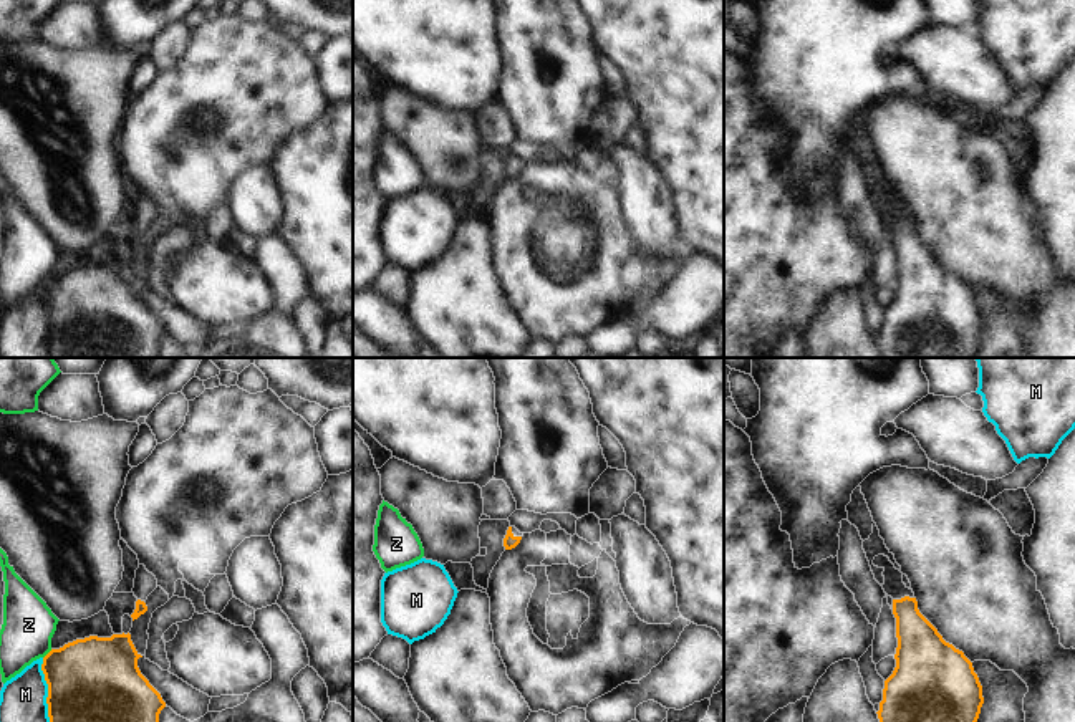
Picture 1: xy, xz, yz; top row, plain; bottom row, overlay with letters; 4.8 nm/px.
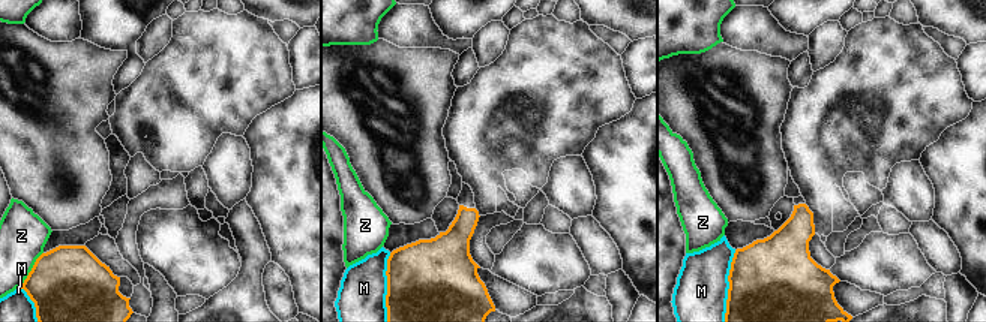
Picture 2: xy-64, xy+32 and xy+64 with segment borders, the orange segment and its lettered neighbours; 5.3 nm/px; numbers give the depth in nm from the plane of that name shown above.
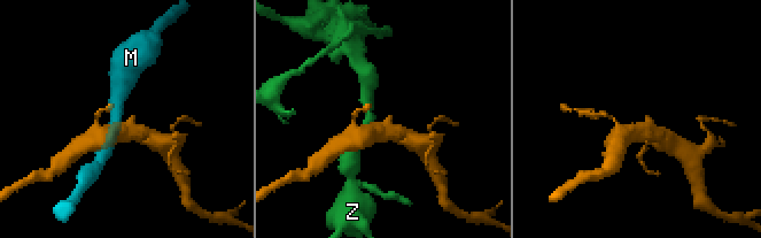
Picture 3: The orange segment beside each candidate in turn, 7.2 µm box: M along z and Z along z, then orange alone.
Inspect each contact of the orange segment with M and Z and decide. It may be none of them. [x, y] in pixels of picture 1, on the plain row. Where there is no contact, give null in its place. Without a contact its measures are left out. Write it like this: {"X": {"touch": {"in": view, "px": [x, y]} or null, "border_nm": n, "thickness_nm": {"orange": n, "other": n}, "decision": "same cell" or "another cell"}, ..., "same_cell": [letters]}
{"M": {"touch": {"in": "xy", "px": [48, 322]}, "border_nm": 340, "thickness_nm": {"orange": 500, "other": 240}, "decision": "another cell"}, "Z": {"touch": {"in": "xy", "px": [47, 283]}, "border_nm": 60, "thickness_nm": {"orange": 420, "other": 260}, "decision": "another cell"}, "same_cell": []}

